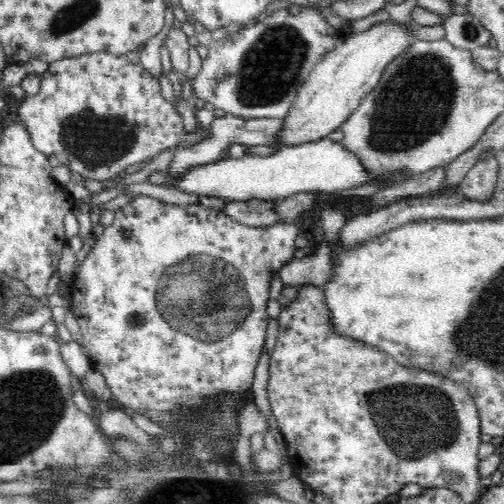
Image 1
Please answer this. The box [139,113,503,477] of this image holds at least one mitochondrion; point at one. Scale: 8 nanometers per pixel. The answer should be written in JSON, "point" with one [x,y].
{"point":[419,418]}

